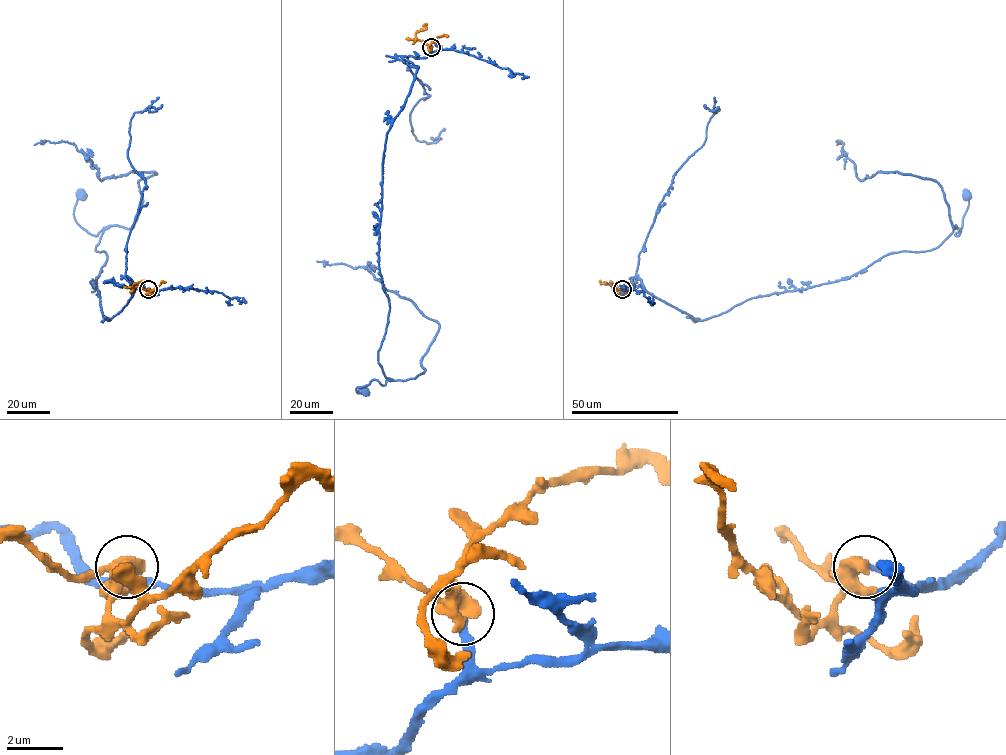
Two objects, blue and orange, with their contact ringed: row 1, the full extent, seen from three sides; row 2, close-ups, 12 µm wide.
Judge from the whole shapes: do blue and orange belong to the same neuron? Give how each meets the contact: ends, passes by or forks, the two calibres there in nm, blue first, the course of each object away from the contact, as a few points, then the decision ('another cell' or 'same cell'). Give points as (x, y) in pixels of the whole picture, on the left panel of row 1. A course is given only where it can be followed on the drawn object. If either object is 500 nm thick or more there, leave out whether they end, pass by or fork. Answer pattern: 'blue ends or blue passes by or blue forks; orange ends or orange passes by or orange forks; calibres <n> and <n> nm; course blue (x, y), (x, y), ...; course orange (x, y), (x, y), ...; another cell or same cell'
blue ends; orange forks; calibres 240 and 400 nm; course blue (149, 289), (125, 276), (133, 294), (103, 317), (95, 246), (109, 226), (77, 222), (81, 196); course orange (149, 289), (132, 286), (143, 283), (144, 280); same cell

